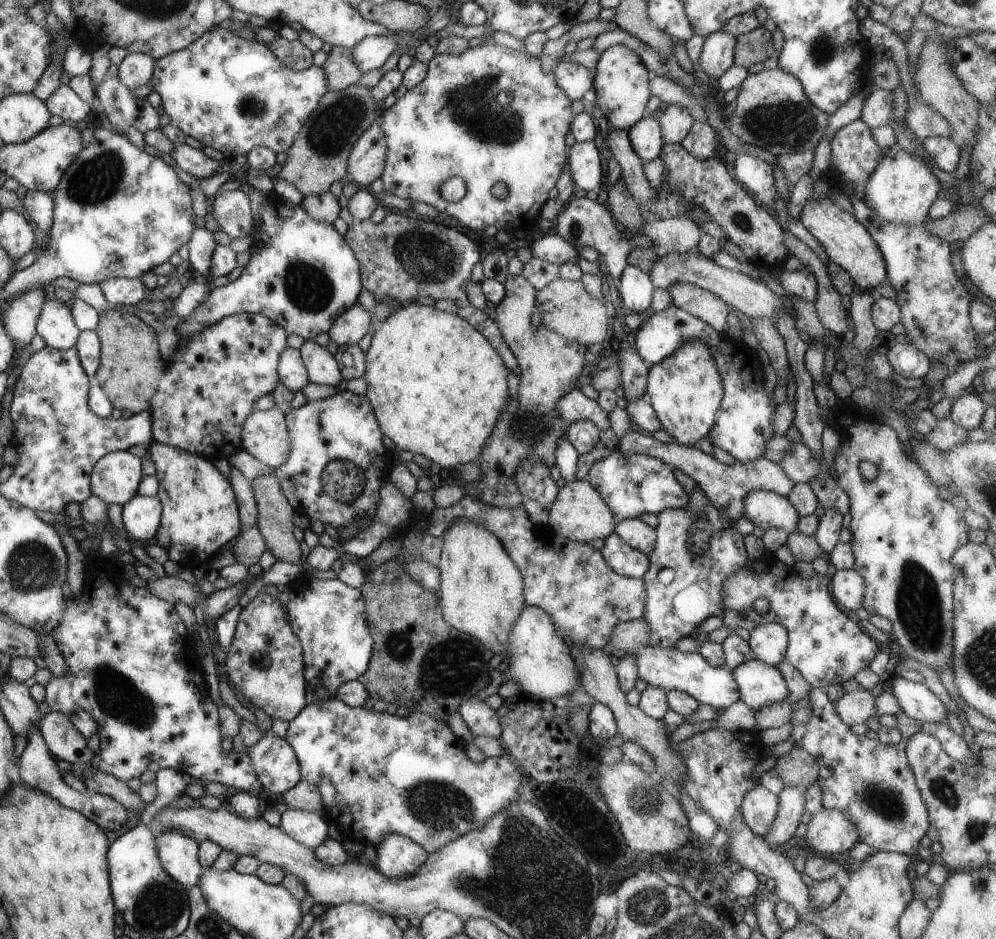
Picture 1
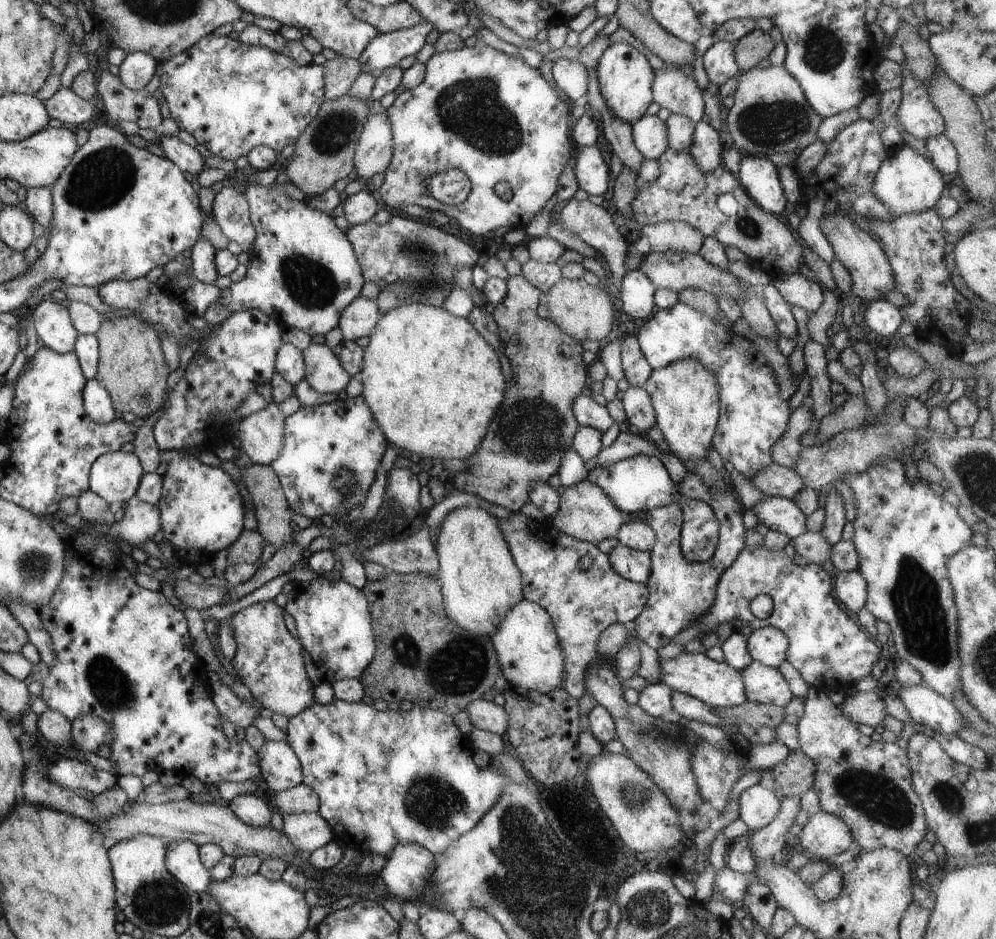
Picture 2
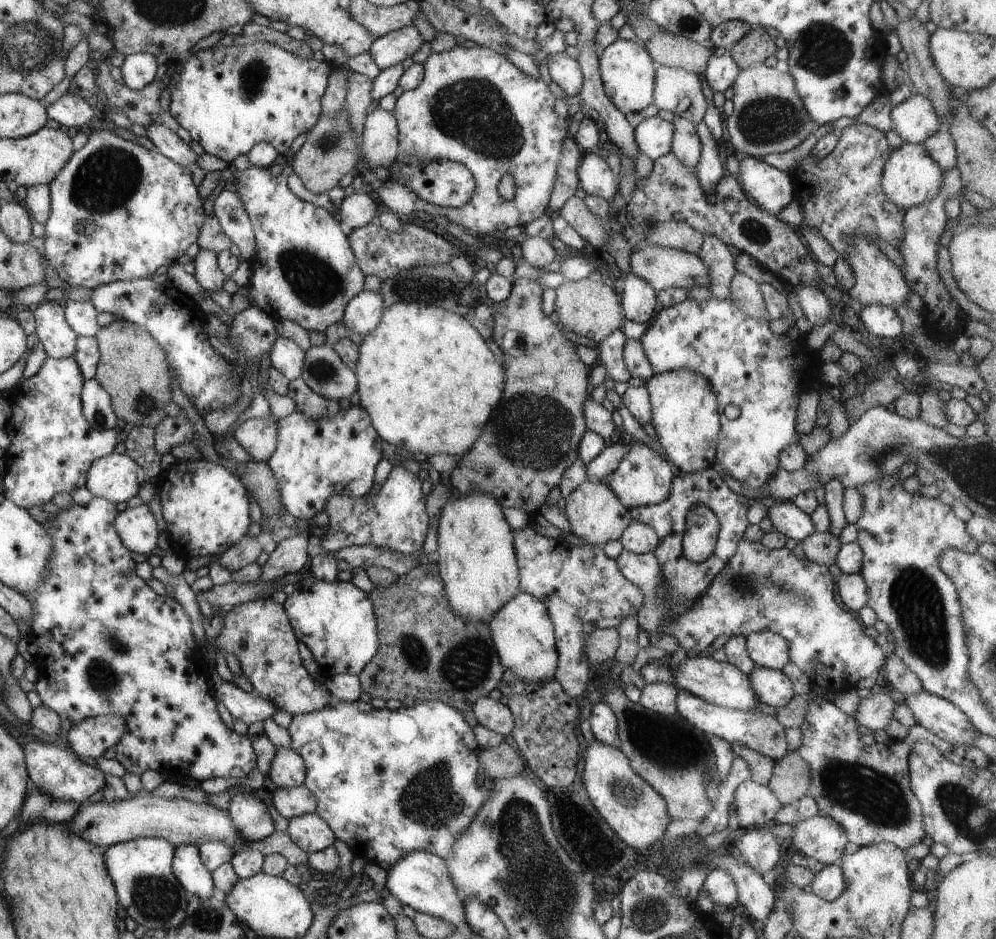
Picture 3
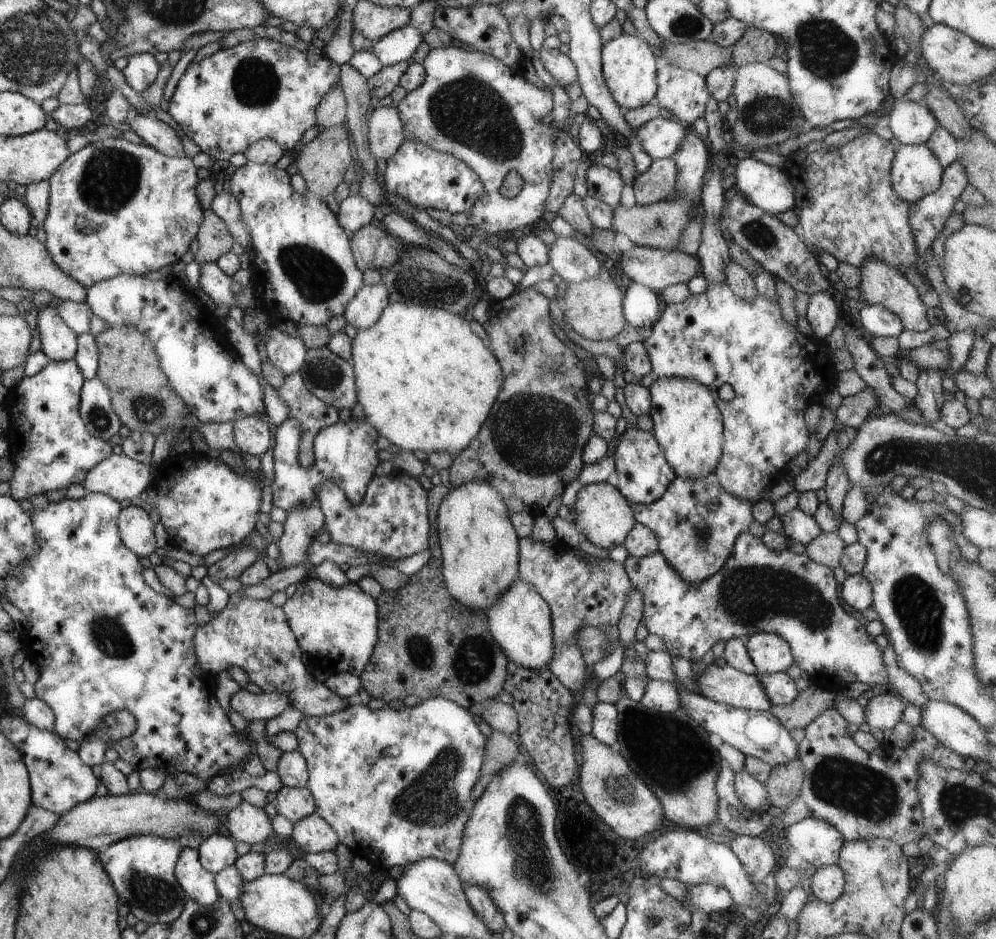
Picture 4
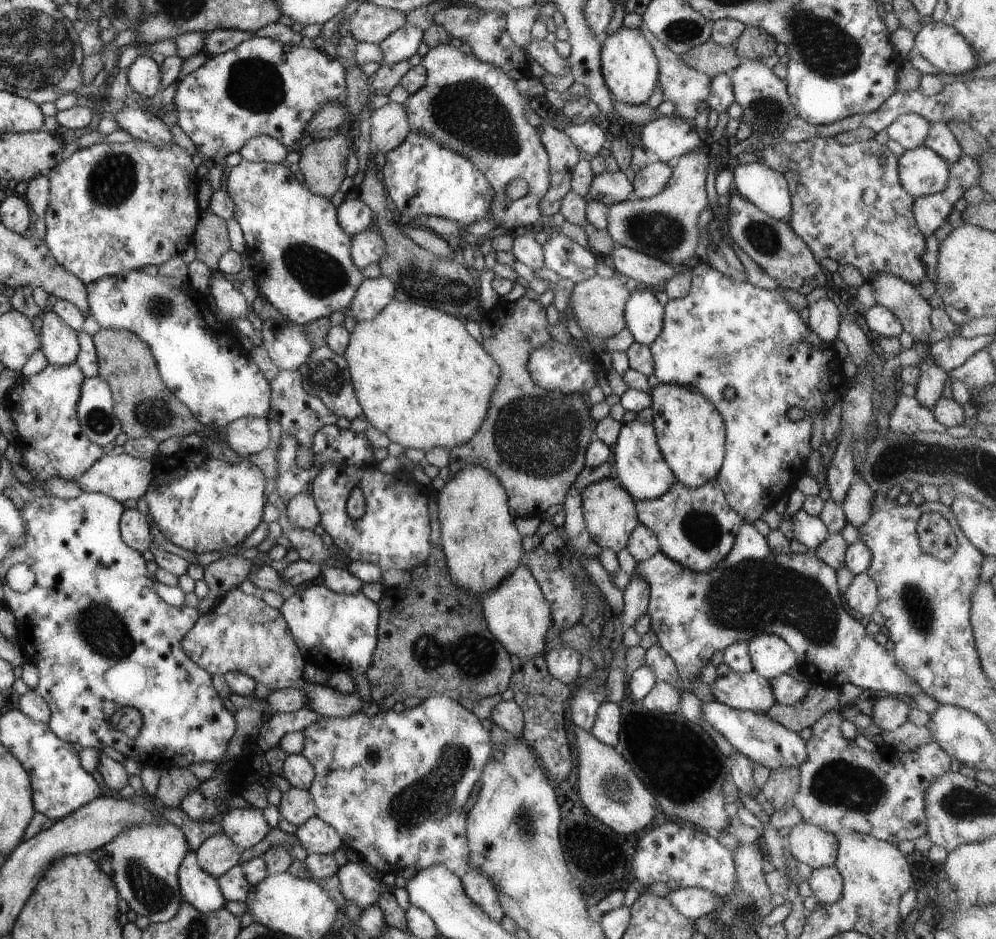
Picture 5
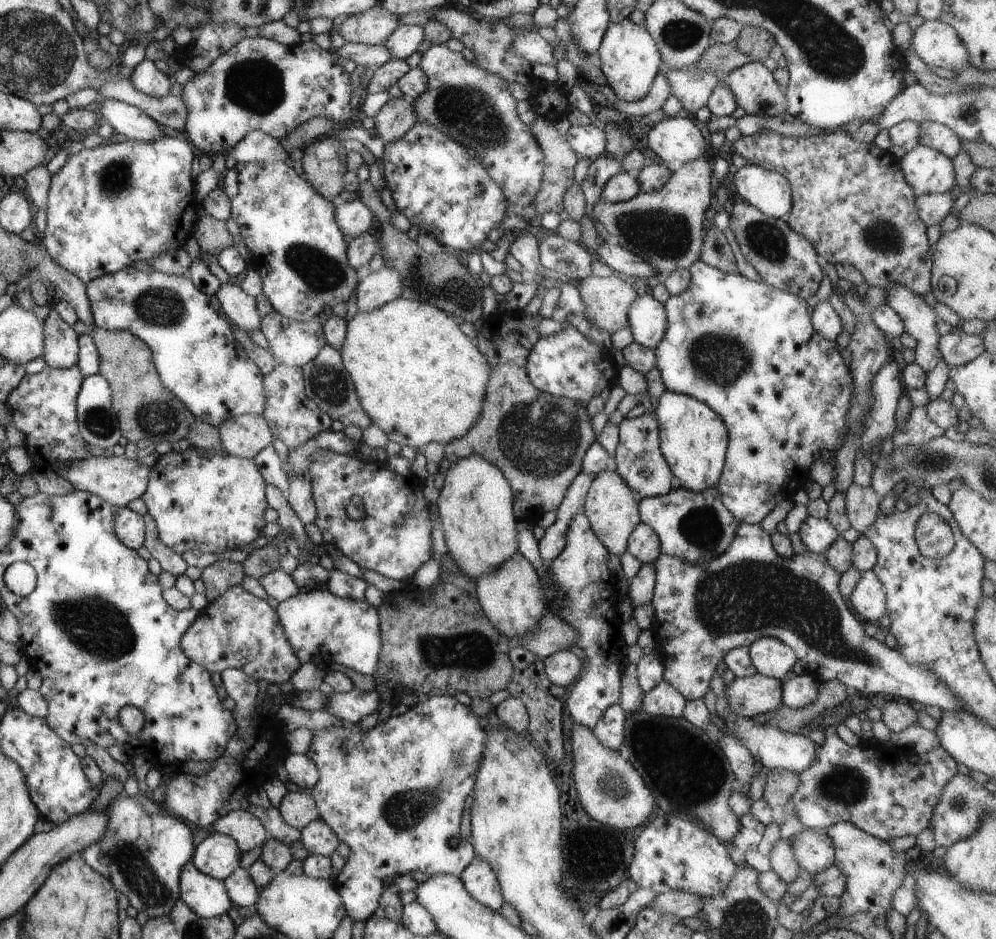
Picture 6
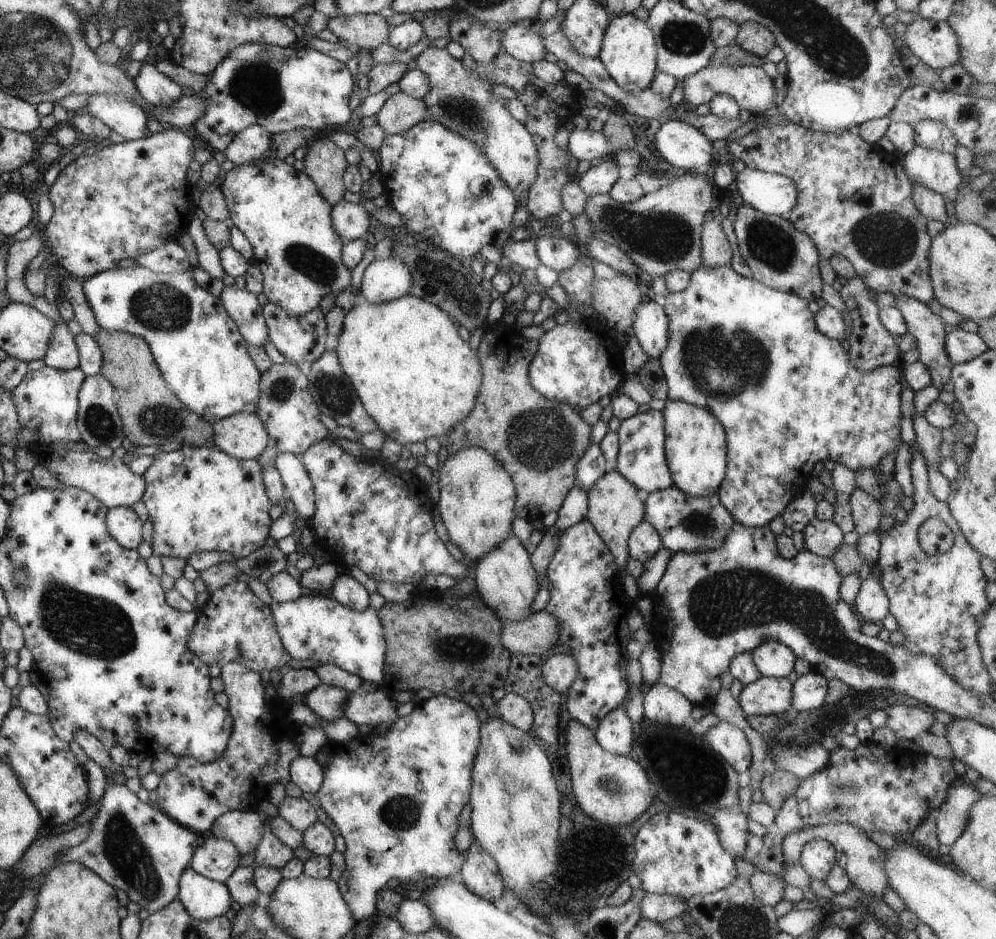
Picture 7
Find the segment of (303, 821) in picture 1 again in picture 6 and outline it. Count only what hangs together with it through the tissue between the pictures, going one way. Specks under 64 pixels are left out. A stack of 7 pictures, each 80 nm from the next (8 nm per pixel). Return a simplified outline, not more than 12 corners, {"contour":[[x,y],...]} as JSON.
{"contour":[[320,818],[300,832],[310,855],[329,856],[341,842]]}

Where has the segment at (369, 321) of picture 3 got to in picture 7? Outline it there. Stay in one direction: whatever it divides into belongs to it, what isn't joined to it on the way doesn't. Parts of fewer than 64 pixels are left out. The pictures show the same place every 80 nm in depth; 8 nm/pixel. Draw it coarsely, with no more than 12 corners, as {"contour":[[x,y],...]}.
{"contour":[[392,256],[374,260],[360,298],[379,305],[408,295],[413,276]]}

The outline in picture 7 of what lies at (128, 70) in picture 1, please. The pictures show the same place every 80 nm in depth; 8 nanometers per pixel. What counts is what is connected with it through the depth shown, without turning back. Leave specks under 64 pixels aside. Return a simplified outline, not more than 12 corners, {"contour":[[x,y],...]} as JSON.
{"contour":[[144,62],[133,78],[139,93],[153,105],[178,100],[182,87]]}

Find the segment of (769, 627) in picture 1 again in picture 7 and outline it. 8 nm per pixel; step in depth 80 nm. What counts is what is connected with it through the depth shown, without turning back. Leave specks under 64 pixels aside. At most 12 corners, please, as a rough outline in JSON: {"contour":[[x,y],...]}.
{"contour":[[778,641],[751,655],[762,675],[787,677],[797,659]]}

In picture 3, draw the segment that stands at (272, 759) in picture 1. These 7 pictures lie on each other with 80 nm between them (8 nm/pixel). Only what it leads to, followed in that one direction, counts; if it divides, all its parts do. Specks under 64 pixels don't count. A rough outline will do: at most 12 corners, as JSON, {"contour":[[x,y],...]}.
{"contour":[[277,748],[266,777],[278,789],[302,785],[304,761]]}

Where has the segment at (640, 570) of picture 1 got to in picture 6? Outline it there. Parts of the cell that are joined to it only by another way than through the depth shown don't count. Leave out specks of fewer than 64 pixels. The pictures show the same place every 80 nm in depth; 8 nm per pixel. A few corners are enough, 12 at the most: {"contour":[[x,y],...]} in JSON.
{"contour":[[738,525],[707,563],[661,553],[663,680],[711,690],[773,636],[818,682],[966,711],[864,633],[822,553]]}

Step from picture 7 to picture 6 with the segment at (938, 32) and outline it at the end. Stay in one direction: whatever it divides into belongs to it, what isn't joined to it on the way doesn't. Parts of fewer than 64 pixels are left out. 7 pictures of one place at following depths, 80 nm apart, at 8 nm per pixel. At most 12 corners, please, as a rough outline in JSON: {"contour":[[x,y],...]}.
{"contour":[[940,19],[914,29],[910,48],[930,66],[967,68],[969,52]]}

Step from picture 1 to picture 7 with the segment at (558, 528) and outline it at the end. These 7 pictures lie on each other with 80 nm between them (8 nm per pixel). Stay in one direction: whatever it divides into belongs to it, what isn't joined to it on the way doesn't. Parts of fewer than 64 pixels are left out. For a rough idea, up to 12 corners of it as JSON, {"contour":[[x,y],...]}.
{"contour":[[616,470],[587,490],[587,519],[621,571],[644,521],[638,489]]}

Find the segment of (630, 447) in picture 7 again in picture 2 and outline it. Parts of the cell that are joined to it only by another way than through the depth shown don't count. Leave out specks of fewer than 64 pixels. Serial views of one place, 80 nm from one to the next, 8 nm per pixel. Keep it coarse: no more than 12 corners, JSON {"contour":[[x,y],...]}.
{"contour":[[636,455],[593,471],[627,515],[688,506],[658,457]]}

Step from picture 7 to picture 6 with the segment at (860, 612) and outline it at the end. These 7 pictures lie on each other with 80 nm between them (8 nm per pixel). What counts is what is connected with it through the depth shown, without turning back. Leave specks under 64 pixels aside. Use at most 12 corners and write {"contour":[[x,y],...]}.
{"contour":[[864,571],[848,605],[864,623],[884,616],[885,588]]}

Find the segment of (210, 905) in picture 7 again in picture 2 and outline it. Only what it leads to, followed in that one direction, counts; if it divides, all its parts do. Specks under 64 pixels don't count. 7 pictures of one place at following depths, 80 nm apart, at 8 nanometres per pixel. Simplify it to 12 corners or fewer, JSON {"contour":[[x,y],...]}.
{"contour":[[169,841],[166,866],[190,892],[213,876],[192,841]]}

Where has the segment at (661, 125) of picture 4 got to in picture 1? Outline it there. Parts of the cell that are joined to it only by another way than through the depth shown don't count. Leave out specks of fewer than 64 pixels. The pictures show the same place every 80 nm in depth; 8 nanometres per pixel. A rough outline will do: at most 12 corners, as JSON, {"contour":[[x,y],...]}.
{"contour":[[648,115],[629,128],[634,152],[644,163],[665,145],[660,123]]}

